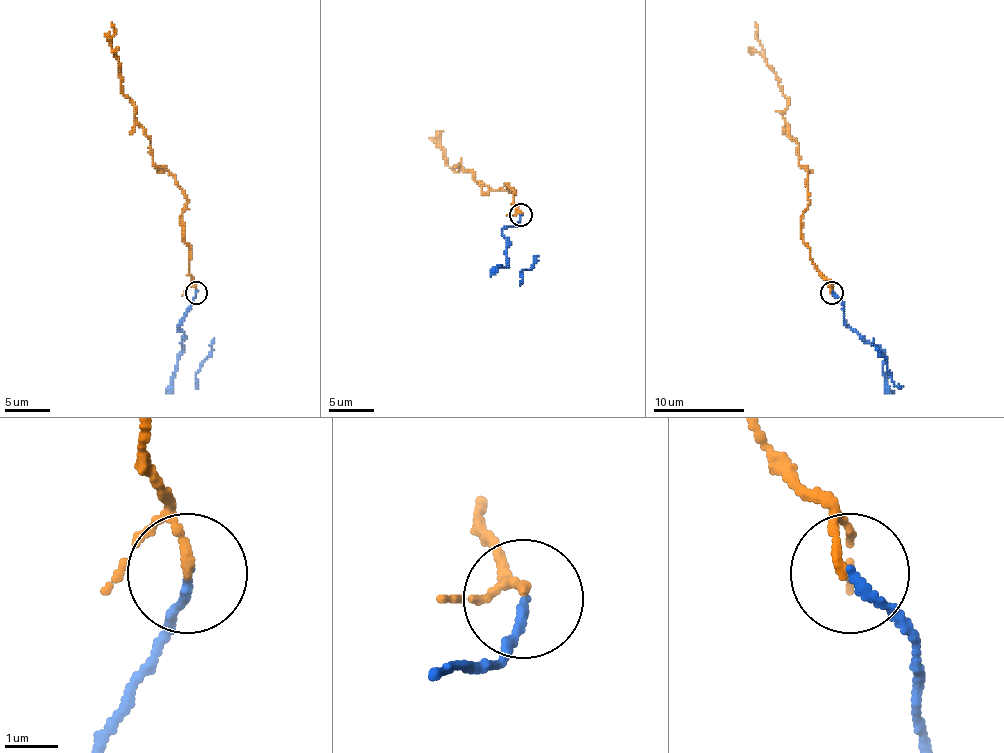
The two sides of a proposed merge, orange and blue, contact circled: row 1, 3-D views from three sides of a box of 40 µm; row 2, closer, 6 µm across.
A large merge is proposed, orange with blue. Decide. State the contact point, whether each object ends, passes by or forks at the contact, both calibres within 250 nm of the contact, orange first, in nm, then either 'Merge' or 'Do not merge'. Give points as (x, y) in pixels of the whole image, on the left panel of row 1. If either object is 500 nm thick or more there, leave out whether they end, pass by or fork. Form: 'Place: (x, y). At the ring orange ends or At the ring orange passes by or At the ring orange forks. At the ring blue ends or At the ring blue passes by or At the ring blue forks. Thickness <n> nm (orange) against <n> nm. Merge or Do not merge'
Place: (196, 292). At the ring orange passes by. At the ring blue ends. Thickness 110 nm (orange) against 160 nm. Merge

